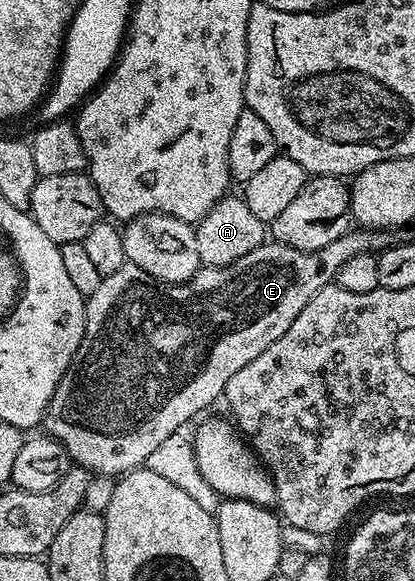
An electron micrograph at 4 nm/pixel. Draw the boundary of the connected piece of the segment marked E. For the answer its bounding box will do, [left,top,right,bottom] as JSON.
[42,228,394,476]

